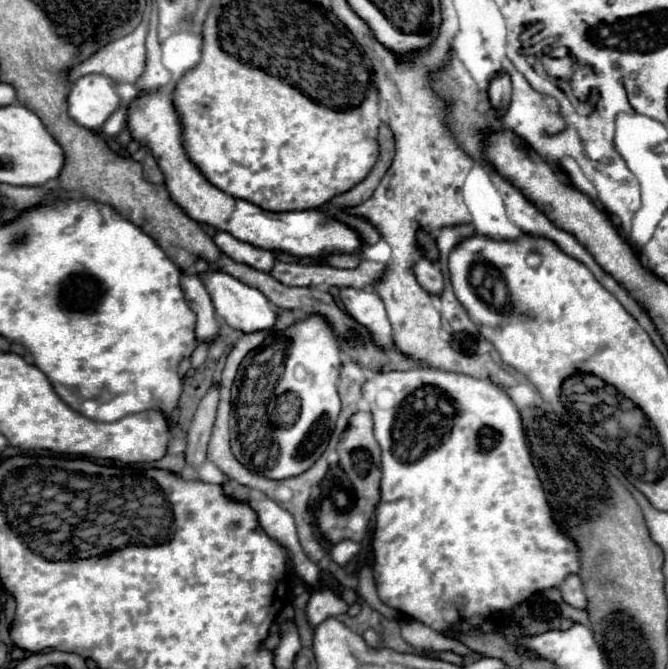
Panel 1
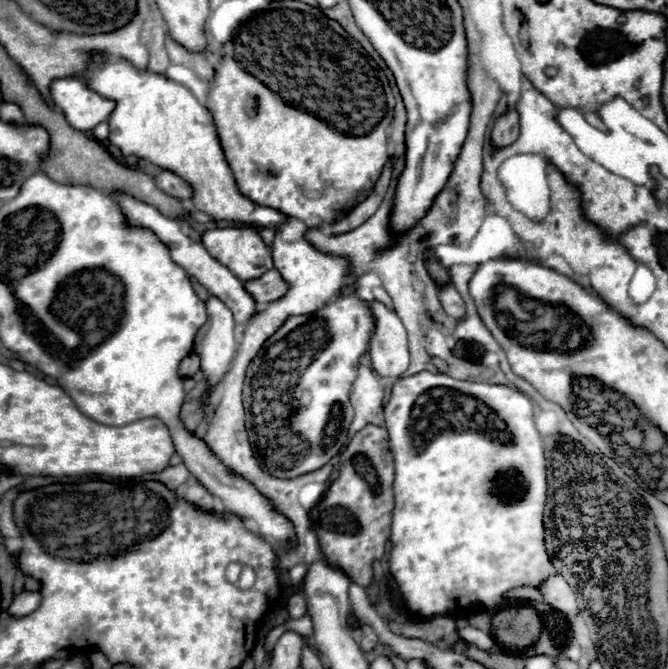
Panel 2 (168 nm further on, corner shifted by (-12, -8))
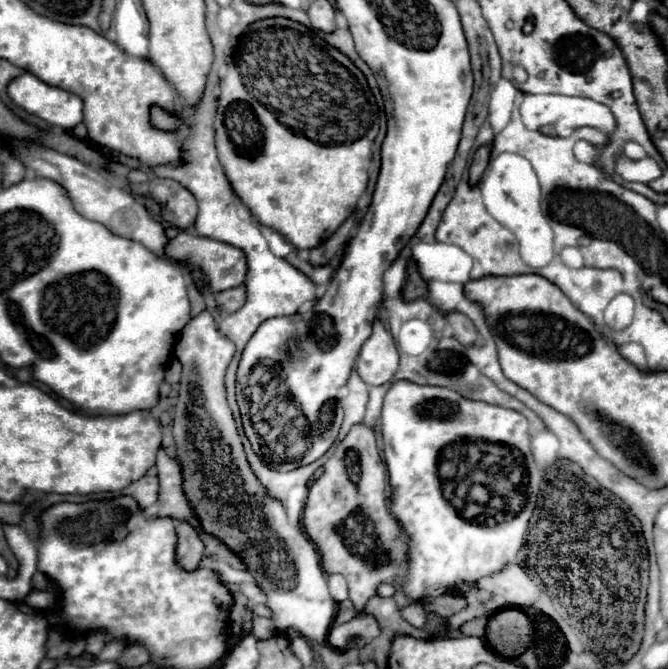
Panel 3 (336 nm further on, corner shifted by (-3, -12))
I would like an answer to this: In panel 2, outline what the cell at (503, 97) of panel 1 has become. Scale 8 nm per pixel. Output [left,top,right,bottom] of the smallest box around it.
[492,110,518,148]

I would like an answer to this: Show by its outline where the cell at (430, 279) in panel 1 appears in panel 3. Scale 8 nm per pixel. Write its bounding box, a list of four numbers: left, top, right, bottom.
[445,312,479,346]

